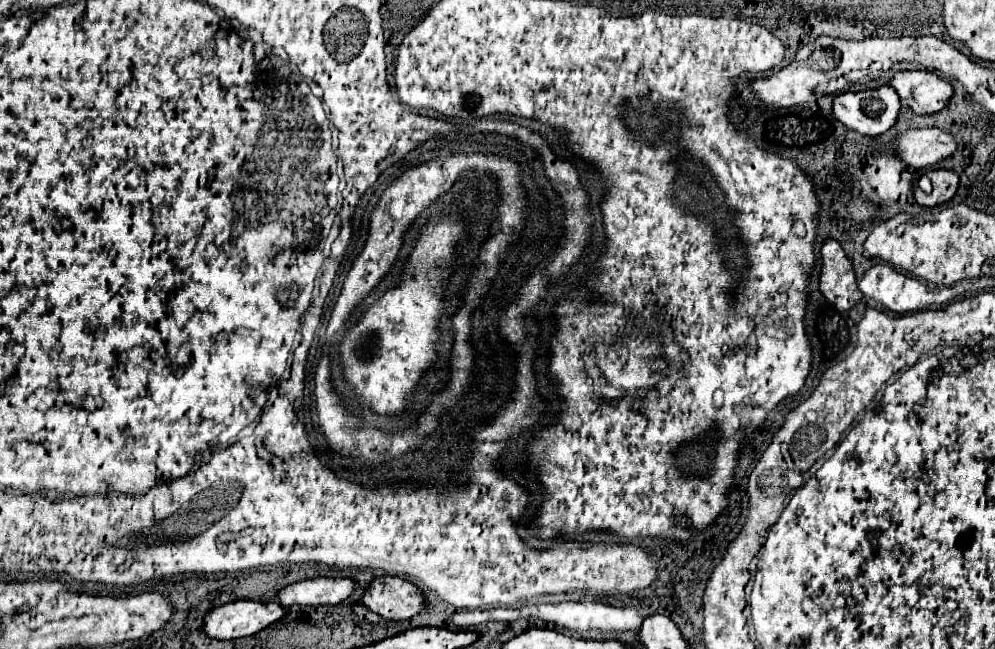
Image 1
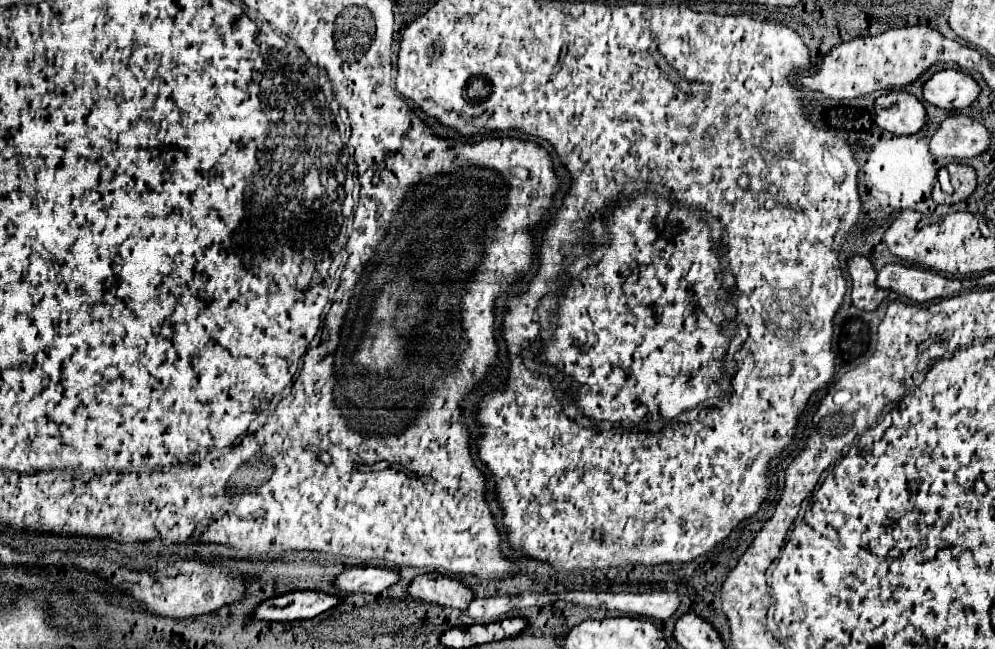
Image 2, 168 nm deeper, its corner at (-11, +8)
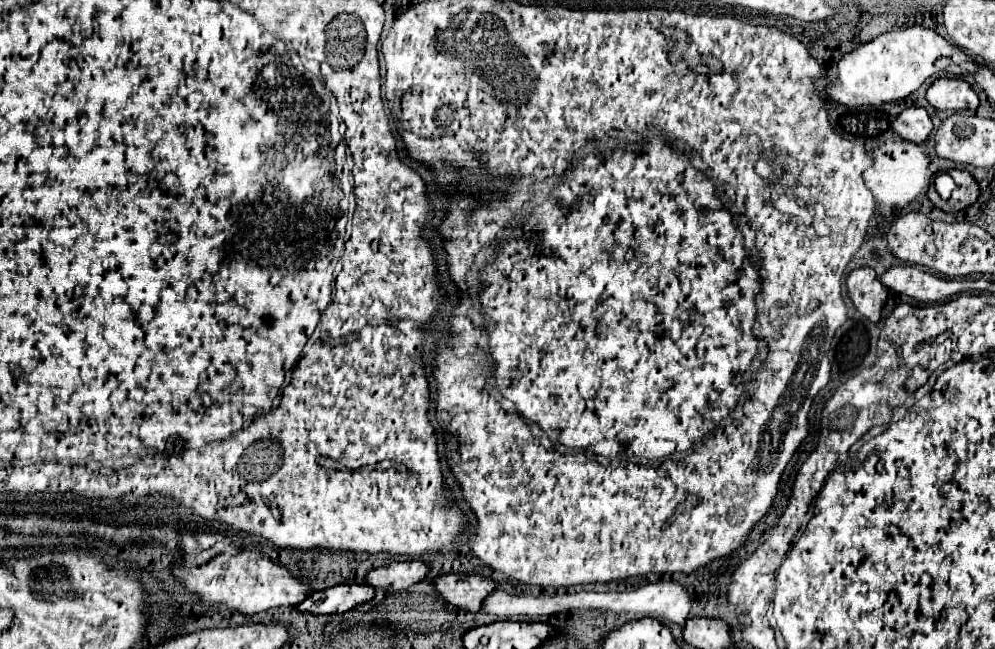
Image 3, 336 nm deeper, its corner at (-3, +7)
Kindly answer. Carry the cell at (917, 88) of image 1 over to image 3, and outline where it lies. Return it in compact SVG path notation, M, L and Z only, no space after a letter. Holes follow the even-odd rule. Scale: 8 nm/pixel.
M939 77L927 89L927 101L937 111L967 111L979 105L979 97L973 87L963 79Z

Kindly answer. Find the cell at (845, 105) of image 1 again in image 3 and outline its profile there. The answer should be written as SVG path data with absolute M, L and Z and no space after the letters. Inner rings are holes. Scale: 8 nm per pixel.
M907 107L903 109L891 123L891 131L901 139L923 143L929 137L933 123L923 107Z

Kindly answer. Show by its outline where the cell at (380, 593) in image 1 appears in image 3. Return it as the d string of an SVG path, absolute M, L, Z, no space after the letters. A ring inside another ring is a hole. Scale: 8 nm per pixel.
M449 573L437 577L433 581L433 587L451 605L467 611L479 611L481 601L485 599L487 593L497 589L497 583L479 575Z

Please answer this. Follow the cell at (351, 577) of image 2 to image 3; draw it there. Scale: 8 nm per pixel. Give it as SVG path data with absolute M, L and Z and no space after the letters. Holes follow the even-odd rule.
M399 561L391 563L381 569L373 569L365 575L363 583L375 589L407 589L413 583L425 579L429 573L429 567L421 561Z

